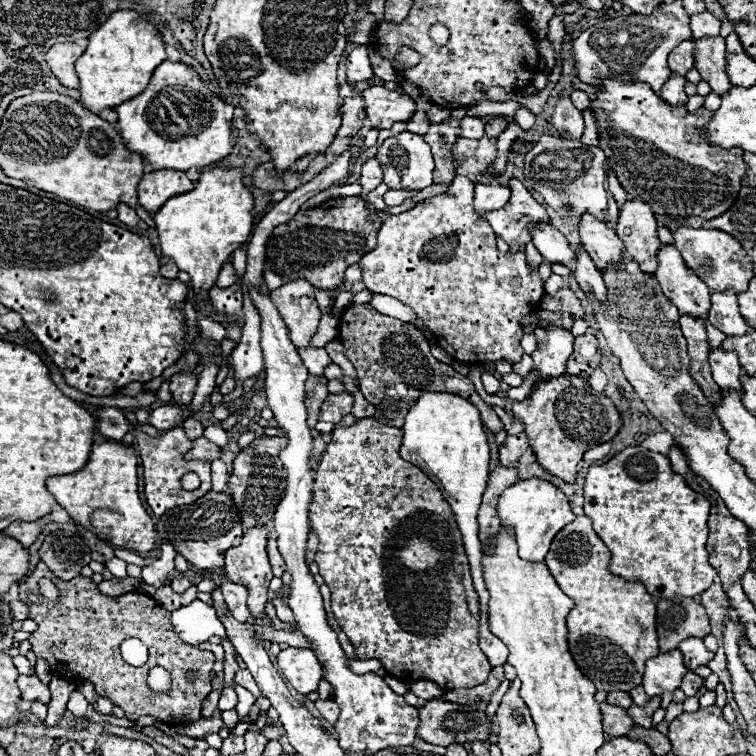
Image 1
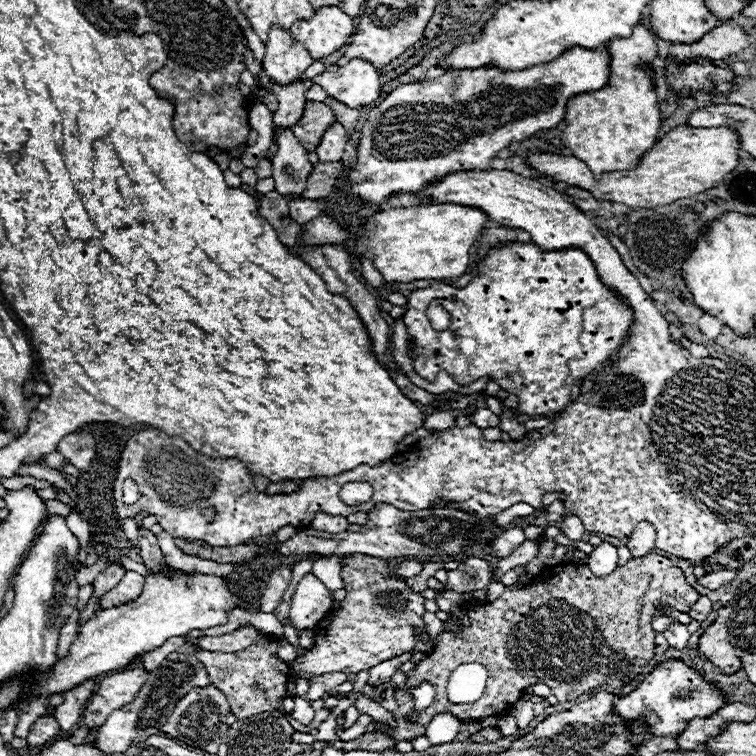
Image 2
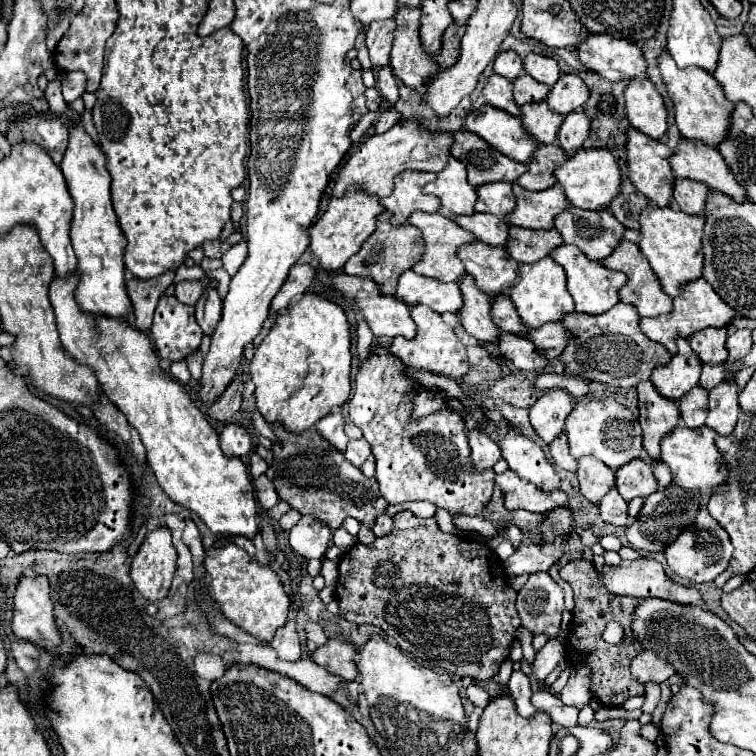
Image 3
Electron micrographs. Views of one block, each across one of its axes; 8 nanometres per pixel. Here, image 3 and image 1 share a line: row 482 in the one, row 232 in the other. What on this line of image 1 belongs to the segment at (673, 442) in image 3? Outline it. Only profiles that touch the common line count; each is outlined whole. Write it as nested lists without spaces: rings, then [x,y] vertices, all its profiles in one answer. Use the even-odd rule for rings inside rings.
[[[682,228],[674,232],[674,246],[682,252],[684,262],[694,270],[698,278],[706,282],[710,292],[726,292],[734,290],[736,294],[748,288],[748,282],[754,278],[752,258],[746,254],[742,244],[726,232],[706,230],[706,228]]]

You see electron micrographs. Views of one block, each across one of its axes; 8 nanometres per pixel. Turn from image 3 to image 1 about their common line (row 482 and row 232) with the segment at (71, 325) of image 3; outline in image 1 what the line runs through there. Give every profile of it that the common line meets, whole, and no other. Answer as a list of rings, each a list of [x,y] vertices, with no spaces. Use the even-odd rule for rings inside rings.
[[[214,168],[208,172],[202,172],[198,184],[194,186],[194,190],[174,196],[170,198],[152,218],[156,222],[158,234],[160,234],[160,242],[162,242],[162,254],[170,260],[174,260],[180,268],[180,272],[190,274],[192,278],[192,286],[194,286],[194,294],[200,300],[208,300],[208,290],[214,286],[220,268],[224,266],[224,262],[232,256],[234,250],[242,248],[254,228],[254,218],[252,218],[252,210],[254,210],[254,196],[252,192],[244,186],[242,182],[244,172],[240,168]]]

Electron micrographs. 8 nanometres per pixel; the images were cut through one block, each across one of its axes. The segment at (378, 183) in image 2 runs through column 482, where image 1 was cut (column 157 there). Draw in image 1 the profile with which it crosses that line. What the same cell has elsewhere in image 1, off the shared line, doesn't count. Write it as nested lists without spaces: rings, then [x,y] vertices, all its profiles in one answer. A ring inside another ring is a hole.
[[[164,60],[156,70],[154,76],[148,84],[148,88],[132,98],[130,102],[122,102],[122,106],[116,108],[118,112],[118,126],[120,134],[126,142],[126,146],[132,152],[142,154],[154,170],[182,170],[186,172],[188,168],[202,168],[208,166],[216,160],[222,160],[228,156],[234,148],[236,142],[236,132],[234,132],[234,106],[222,102],[218,94],[214,94],[206,82],[198,76],[192,74],[192,68],[182,62],[170,62]]]

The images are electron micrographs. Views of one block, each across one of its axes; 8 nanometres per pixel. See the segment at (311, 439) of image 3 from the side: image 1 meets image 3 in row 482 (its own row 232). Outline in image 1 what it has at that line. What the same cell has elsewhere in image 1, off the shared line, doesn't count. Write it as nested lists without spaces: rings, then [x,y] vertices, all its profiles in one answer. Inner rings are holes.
[[[340,198],[336,210],[338,214],[330,214],[328,200],[316,208],[300,210],[290,222],[278,226],[266,246],[266,270],[274,270],[284,280],[306,278],[322,290],[340,286],[346,268],[376,248],[382,214],[386,212],[376,210],[376,214],[370,214],[366,202],[360,198]]]

